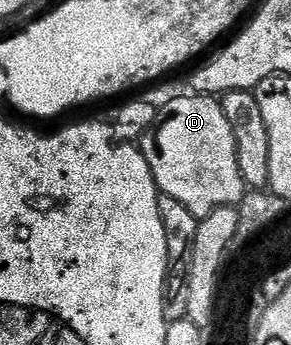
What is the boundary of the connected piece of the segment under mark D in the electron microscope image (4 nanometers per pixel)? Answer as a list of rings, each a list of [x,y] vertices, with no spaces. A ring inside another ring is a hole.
[[[184,93],[159,111],[155,130],[140,140],[141,152],[157,183],[158,192],[175,197],[199,221],[220,207],[240,204],[247,192],[237,160],[237,142],[216,98]]]

